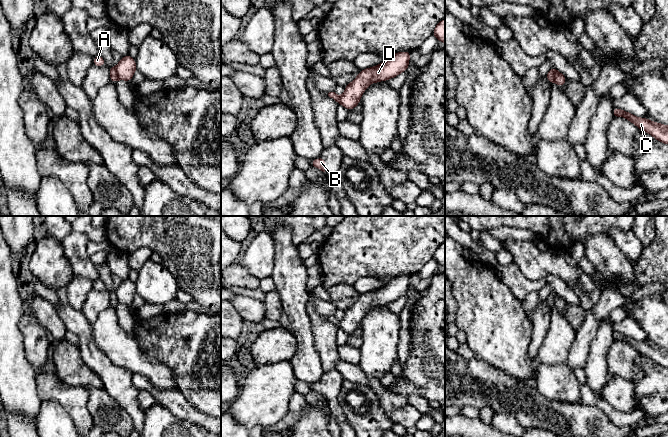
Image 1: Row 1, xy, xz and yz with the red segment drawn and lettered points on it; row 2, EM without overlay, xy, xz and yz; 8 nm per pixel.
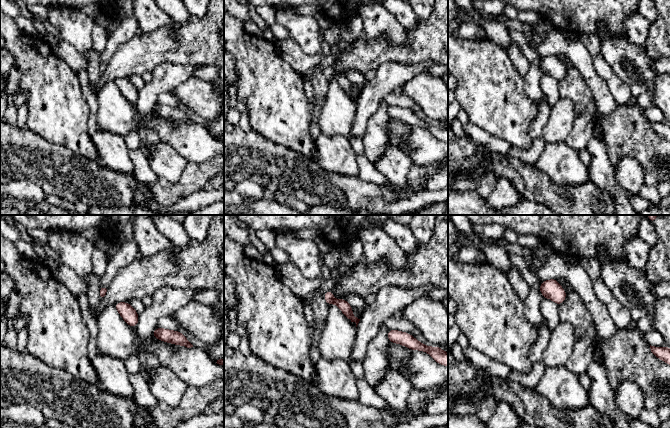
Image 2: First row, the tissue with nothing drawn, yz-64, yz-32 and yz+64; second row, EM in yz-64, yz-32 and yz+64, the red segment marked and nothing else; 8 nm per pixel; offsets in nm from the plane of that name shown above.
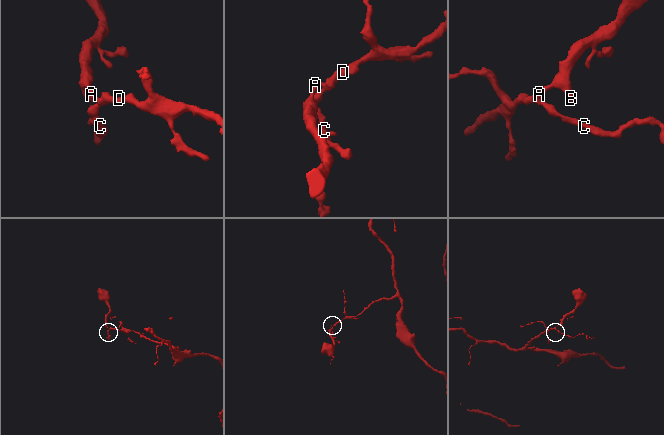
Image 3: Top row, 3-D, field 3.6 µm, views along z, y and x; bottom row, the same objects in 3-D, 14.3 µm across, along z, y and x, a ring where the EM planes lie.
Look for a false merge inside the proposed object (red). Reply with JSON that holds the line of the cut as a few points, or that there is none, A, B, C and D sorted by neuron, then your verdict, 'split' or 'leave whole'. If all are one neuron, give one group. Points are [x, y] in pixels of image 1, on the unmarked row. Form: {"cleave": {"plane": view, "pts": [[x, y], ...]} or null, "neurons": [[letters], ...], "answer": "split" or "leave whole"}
{"cleave": {"plane": "yz", "pts": [[551, 292], [554, 298], [554, 305]]}, "neurons": [["A", "B"], ["C", "D"]], "answer": "split"}

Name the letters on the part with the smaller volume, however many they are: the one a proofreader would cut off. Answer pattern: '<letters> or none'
A, B

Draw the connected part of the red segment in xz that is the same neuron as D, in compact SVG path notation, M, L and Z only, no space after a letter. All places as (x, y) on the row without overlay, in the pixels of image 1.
M411 275L398 276L390 279L377 290L363 293L347 310L340 321L339 327L347 334L354 333L360 326L365 313L372 307L386 305L408 294Z

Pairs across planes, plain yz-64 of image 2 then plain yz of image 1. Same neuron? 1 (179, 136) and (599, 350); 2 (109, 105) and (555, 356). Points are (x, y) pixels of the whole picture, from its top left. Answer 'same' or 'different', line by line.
1: different
2: same

